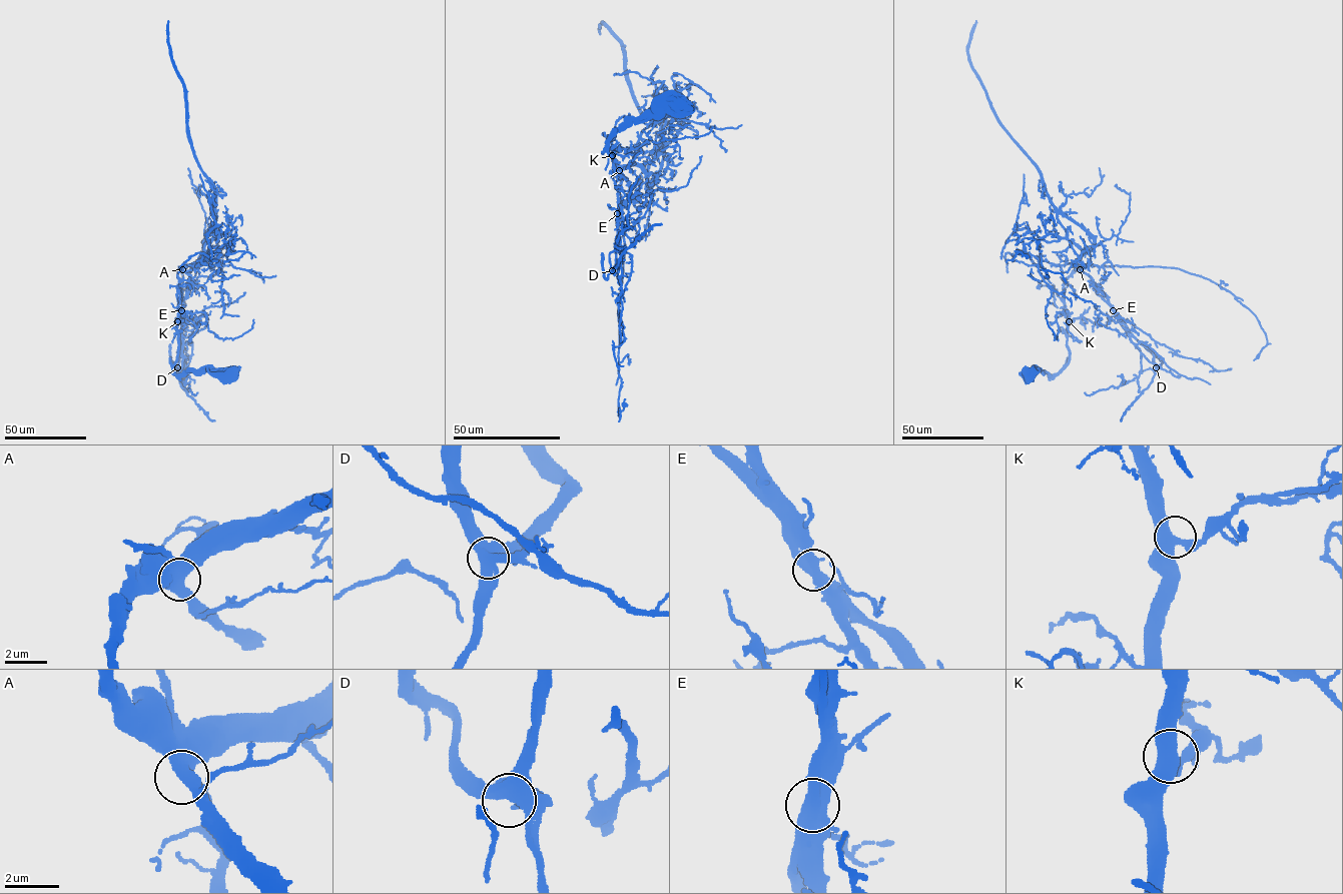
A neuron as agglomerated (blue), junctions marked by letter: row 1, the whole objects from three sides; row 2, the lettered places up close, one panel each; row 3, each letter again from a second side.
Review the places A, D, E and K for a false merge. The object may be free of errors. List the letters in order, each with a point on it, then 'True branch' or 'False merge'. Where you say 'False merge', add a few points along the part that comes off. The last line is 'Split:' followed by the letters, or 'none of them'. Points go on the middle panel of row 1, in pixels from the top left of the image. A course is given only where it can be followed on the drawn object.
A: Place: (619, 170). True branch
D: Place: (612, 270). True branch
E: Place: (617, 213). False merge. Course of the part to remove: (617, 213), (617, 266), (613, 269), (620, 256), (644, 231), (661, 223)
K: Place: (612, 155). True branch
Split: E

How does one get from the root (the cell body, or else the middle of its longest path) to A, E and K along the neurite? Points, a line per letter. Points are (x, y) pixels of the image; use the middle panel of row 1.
A: (678, 102), (658, 117), (628, 121), (610, 139), (607, 151), (612, 156), (616, 148), (612, 163), (619, 170)
E: (678, 102), (658, 117), (628, 121), (608, 141), (630, 191), (617, 213)
K: (678, 102), (675, 101), (658, 117), (628, 121), (608, 141), (607, 151), (612, 155)

